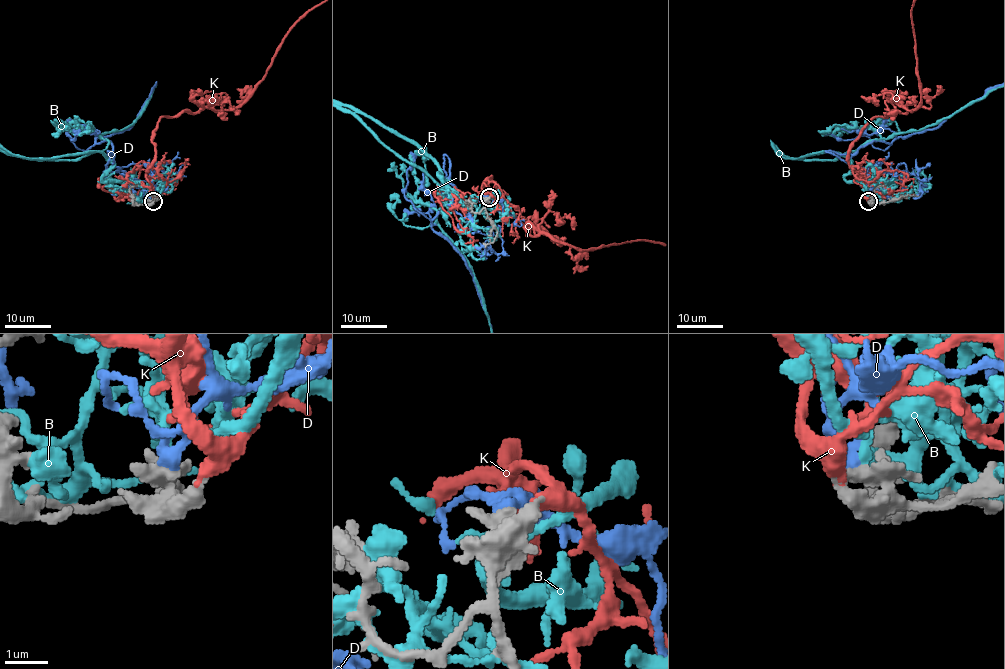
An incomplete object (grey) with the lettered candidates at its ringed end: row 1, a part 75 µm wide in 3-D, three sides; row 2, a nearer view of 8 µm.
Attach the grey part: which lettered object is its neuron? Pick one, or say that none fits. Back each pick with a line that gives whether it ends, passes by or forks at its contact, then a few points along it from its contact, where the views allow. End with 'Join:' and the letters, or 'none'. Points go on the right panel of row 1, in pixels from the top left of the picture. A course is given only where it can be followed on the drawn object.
K: it ends there
Join: K

